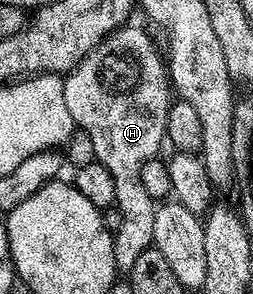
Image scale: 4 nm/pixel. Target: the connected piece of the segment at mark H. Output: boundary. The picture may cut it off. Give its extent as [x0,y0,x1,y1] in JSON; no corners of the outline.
[63,25,171,273]

